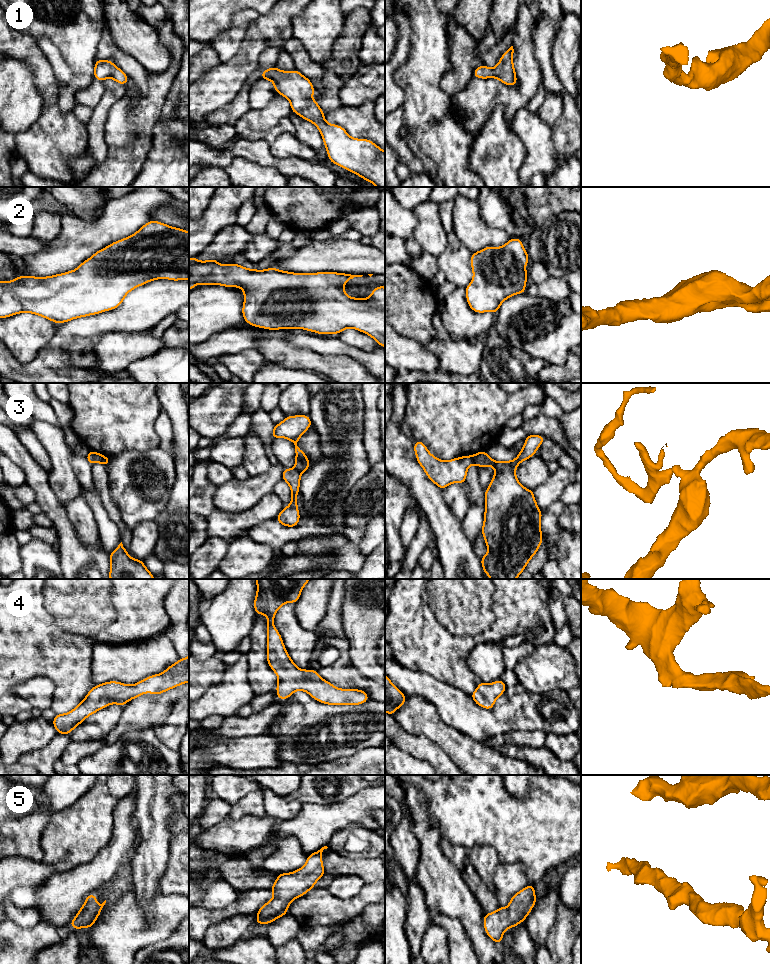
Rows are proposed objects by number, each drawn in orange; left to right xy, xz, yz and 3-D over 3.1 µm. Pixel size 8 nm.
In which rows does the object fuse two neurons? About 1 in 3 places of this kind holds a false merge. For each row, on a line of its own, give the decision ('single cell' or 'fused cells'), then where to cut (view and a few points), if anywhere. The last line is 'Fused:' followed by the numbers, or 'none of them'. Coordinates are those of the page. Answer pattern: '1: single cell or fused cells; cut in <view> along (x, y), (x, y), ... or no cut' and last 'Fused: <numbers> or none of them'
1: single cell; no cut
2: single cell; no cut
3: fused cells; cut in yz along (470, 456), (473, 463)
4: single cell; no cut
5: single cell; no cut
Fused: 3

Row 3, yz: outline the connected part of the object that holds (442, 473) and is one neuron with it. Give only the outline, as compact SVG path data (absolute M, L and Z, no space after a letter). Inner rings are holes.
M419 440L414 443L414 452L428 478L440 489L444 490L451 483L465 484L468 467L473 464L471 456L442 461L433 456Z

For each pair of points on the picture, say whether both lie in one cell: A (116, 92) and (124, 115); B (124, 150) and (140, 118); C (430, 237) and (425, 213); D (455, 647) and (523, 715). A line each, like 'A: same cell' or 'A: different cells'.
A: different cells
B: same cell
C: same cell
D: different cells

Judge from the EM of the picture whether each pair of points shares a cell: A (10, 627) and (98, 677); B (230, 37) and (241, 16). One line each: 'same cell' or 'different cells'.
A: different cells
B: same cell

